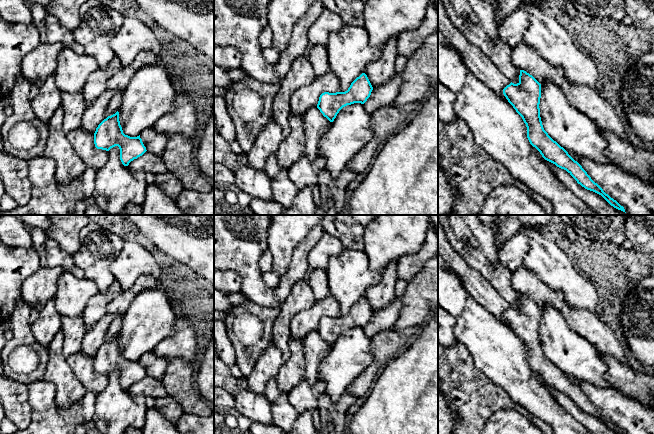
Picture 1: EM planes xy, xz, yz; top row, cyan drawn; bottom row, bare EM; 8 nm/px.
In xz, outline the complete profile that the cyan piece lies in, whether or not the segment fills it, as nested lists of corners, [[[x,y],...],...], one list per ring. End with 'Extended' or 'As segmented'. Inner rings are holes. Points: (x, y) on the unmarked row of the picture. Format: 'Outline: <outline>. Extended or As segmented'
Outline: [[[365,297],[357,301],[345,316],[320,319],[317,332],[330,346],[333,346],[339,335],[354,327],[364,328],[370,321],[373,311]]]. As segmented

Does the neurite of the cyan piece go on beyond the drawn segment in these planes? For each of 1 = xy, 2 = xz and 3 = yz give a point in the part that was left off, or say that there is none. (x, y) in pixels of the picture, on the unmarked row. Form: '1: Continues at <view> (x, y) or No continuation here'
1: No continuation here
2: No continuation here
3: No continuation here

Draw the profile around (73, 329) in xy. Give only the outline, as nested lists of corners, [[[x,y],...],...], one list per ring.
[[[82,315],[72,317],[61,316],[61,331],[64,335],[63,354],[65,357],[81,351],[87,327]]]

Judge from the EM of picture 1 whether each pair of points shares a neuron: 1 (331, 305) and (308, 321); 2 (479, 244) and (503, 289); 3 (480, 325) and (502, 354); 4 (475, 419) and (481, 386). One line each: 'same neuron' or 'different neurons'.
1: same neuron
2: same neuron
3: same neuron
4: same neuron

